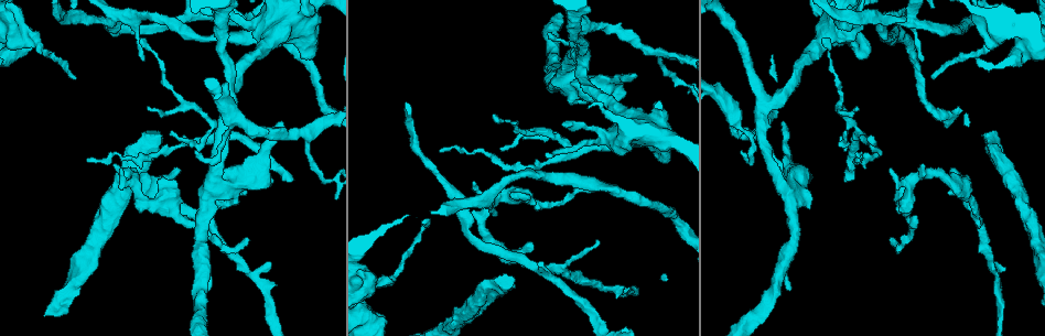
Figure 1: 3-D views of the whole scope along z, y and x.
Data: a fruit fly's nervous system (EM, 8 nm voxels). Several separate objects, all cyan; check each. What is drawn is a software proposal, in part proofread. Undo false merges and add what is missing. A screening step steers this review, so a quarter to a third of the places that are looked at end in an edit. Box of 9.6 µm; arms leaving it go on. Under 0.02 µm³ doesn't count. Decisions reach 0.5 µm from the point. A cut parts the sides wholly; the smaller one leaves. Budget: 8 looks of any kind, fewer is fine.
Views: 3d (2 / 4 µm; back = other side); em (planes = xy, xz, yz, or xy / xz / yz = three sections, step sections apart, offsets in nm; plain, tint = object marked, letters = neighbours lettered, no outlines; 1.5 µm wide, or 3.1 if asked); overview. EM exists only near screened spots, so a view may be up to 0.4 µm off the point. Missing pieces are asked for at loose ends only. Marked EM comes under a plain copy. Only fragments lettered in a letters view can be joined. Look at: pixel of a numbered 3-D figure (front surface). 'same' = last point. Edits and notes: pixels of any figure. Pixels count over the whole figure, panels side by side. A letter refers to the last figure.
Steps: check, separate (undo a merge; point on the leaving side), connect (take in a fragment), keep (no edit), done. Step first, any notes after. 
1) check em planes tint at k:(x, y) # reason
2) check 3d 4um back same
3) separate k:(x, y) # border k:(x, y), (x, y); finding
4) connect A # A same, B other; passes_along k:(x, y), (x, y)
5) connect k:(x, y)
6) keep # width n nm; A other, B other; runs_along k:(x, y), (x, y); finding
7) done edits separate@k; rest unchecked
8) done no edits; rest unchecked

check 3d 2um at 1:(985, 135) # stops while still wide

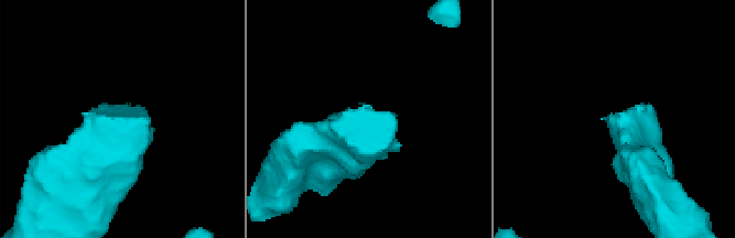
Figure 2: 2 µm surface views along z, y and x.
check em yz step 8 letters at 2:(612, 121) # need the tissue

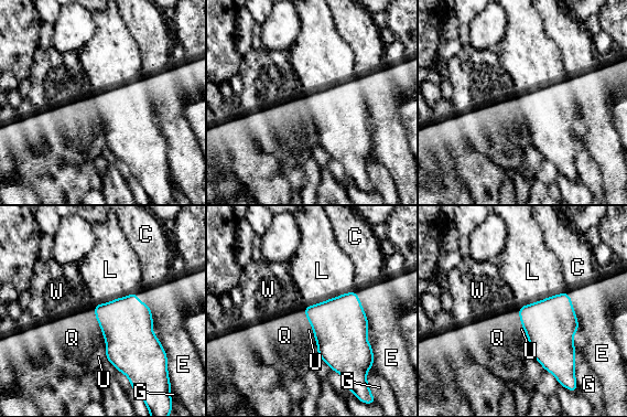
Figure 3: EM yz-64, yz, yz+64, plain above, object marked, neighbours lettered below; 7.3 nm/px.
check em planes letters same # another direction

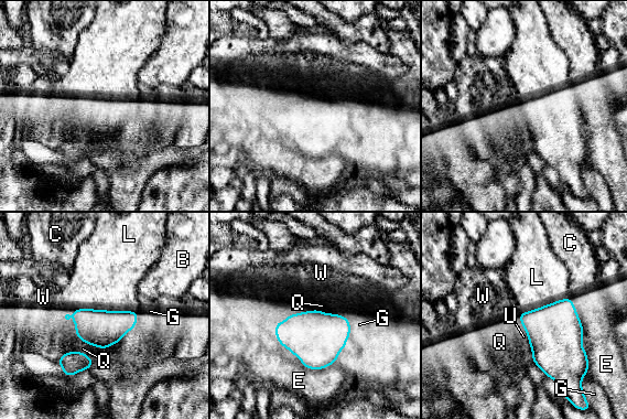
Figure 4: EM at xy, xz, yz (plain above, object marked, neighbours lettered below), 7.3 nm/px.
connect 4:(106, 276) # B other, C other, E other, G other, L same, Q other, U other, W other; passes_along 4:(98, 328), (105, 310), (106, 276); it goes on there

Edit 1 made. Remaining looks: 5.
check overview # redraw

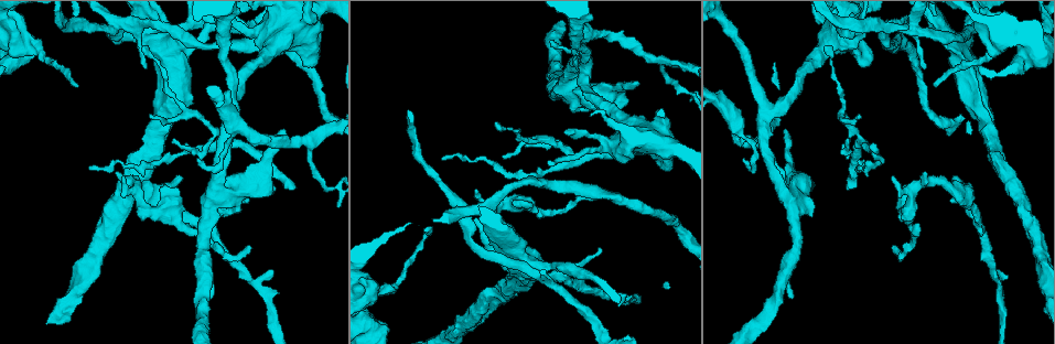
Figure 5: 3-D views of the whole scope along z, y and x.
check 3d 4um at 5:(622, 294)

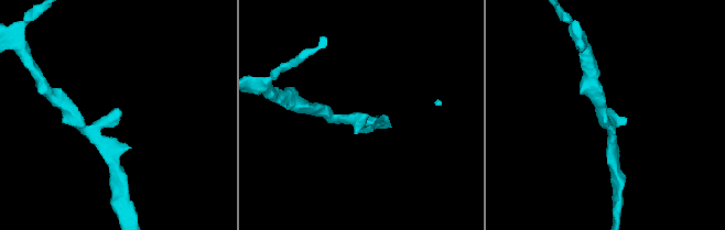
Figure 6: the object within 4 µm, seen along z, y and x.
check em 3.1um planes tint at 6:(116, 108)

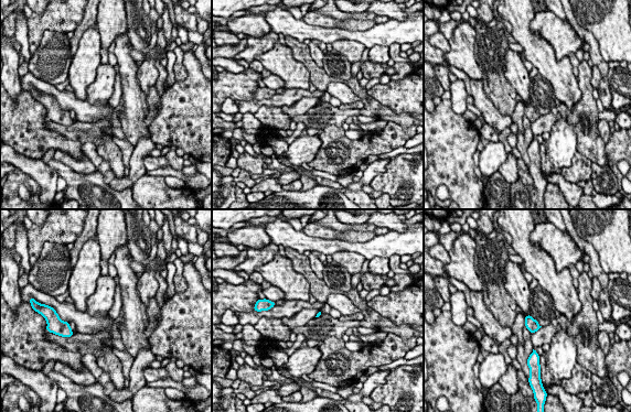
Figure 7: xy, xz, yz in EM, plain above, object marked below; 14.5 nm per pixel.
check em 3.1um planes letters same # what lies round it

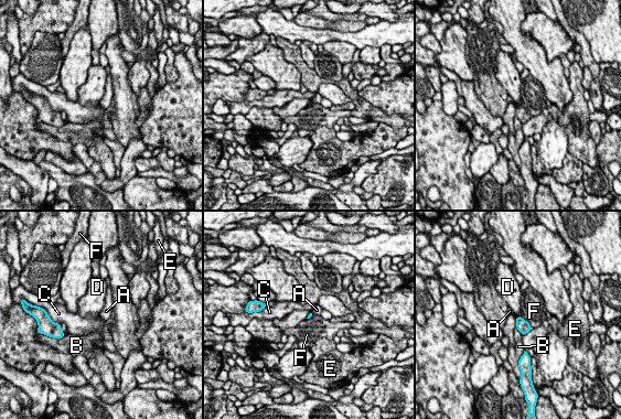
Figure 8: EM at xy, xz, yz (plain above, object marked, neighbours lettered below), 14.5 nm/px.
keep # A other, B other, C other, D other, E other, F other; border 8:(521, 317), (533, 328); no lettered fragment goes on from it

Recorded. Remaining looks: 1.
done edits connect@4; rest unchecked

